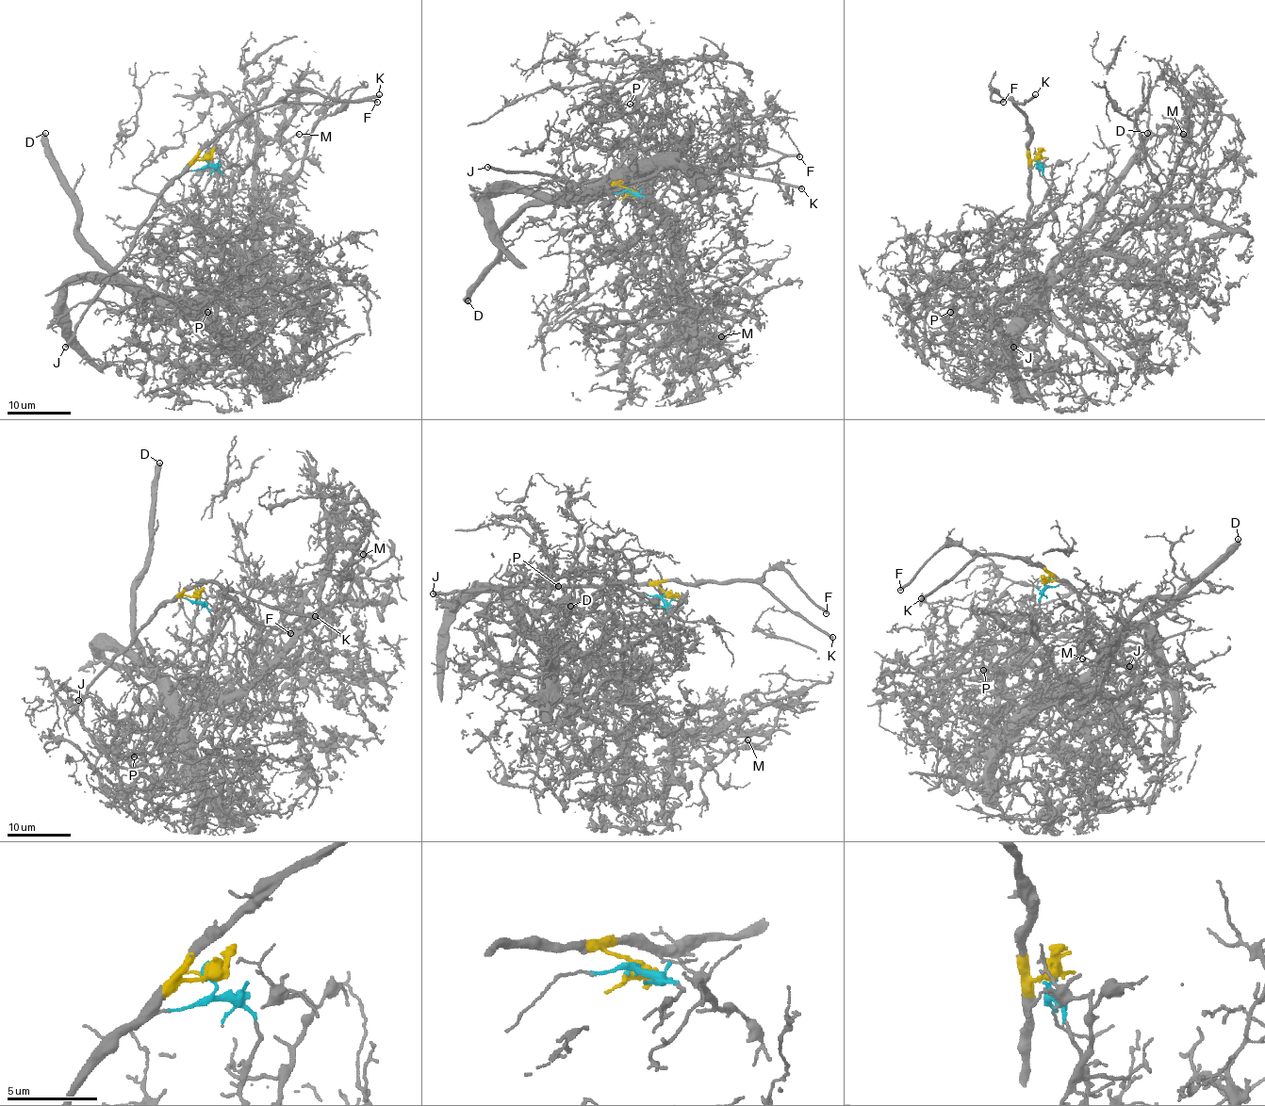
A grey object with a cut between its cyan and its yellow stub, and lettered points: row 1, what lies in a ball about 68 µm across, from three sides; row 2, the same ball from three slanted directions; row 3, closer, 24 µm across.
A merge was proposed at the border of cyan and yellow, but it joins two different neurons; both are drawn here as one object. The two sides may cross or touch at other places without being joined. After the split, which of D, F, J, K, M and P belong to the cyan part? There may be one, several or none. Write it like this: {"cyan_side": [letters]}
{"cyan_side": ["D", "M", "P"]}

